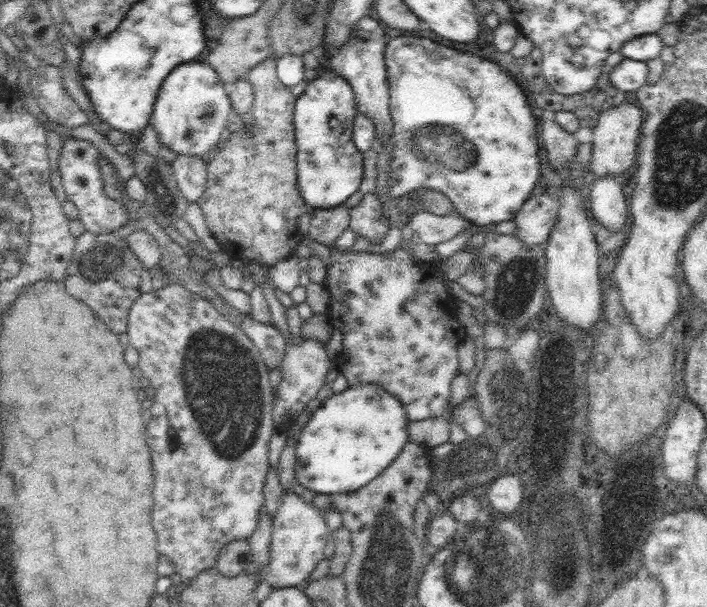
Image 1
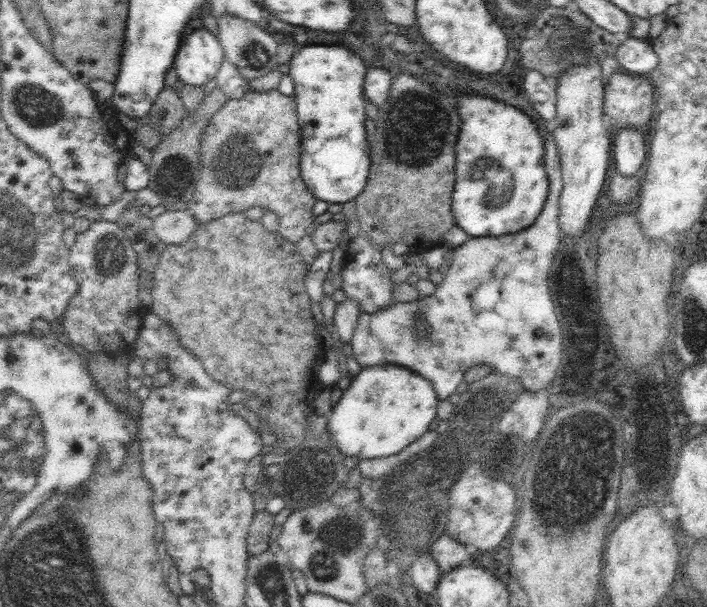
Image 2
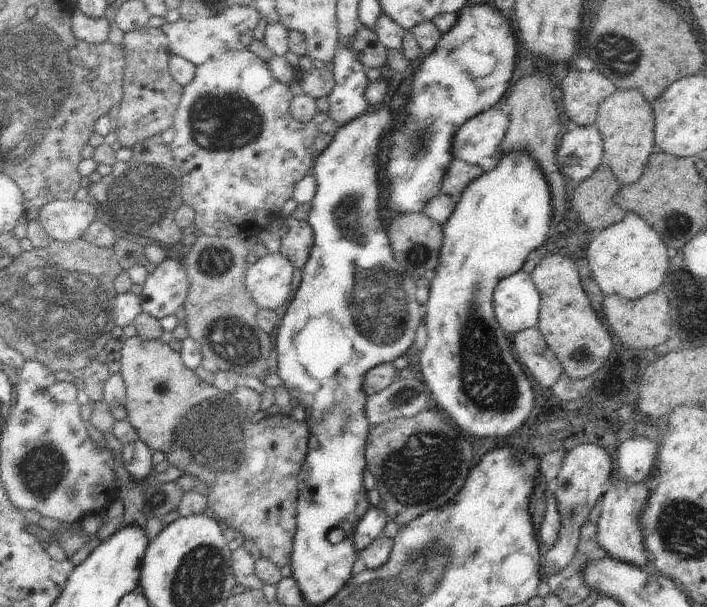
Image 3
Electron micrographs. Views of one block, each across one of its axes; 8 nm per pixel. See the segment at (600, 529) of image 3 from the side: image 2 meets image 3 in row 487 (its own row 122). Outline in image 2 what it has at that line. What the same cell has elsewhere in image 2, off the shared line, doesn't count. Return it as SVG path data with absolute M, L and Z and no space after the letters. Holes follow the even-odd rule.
M618 71L606 83L603 113L611 118L608 126L613 135L626 127L640 129L653 113L656 95L647 76Z

